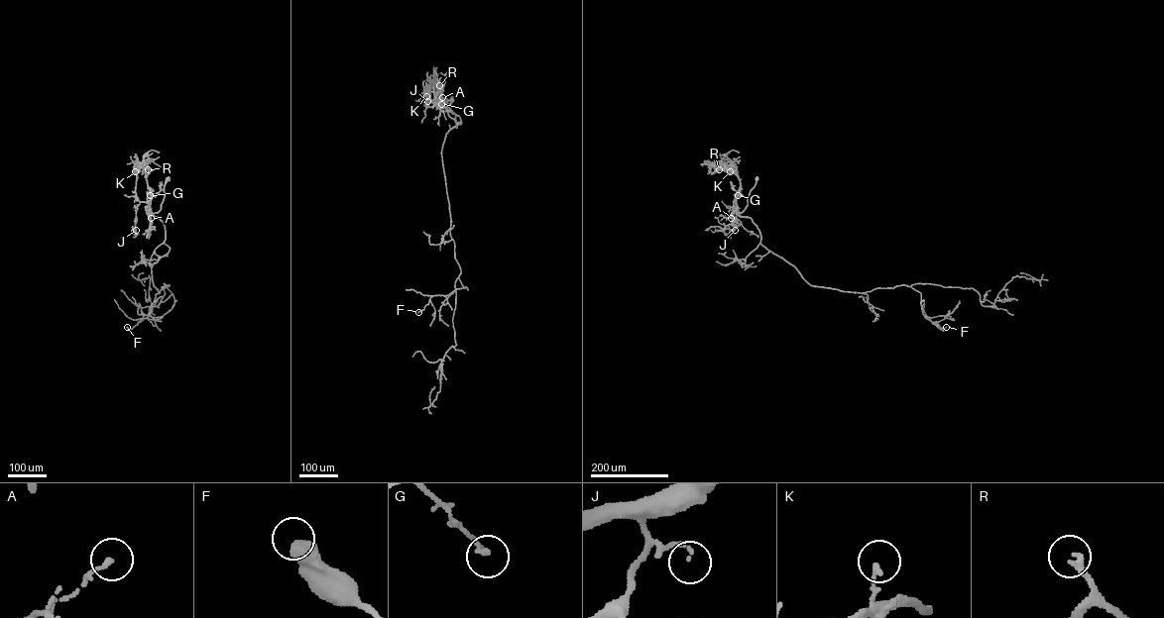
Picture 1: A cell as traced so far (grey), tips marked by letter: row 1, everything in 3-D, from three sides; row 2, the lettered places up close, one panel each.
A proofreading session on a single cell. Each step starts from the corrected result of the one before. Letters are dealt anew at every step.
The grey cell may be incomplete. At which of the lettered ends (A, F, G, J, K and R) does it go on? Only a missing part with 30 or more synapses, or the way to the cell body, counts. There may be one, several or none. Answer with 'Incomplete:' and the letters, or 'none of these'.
Incomplete: none of these

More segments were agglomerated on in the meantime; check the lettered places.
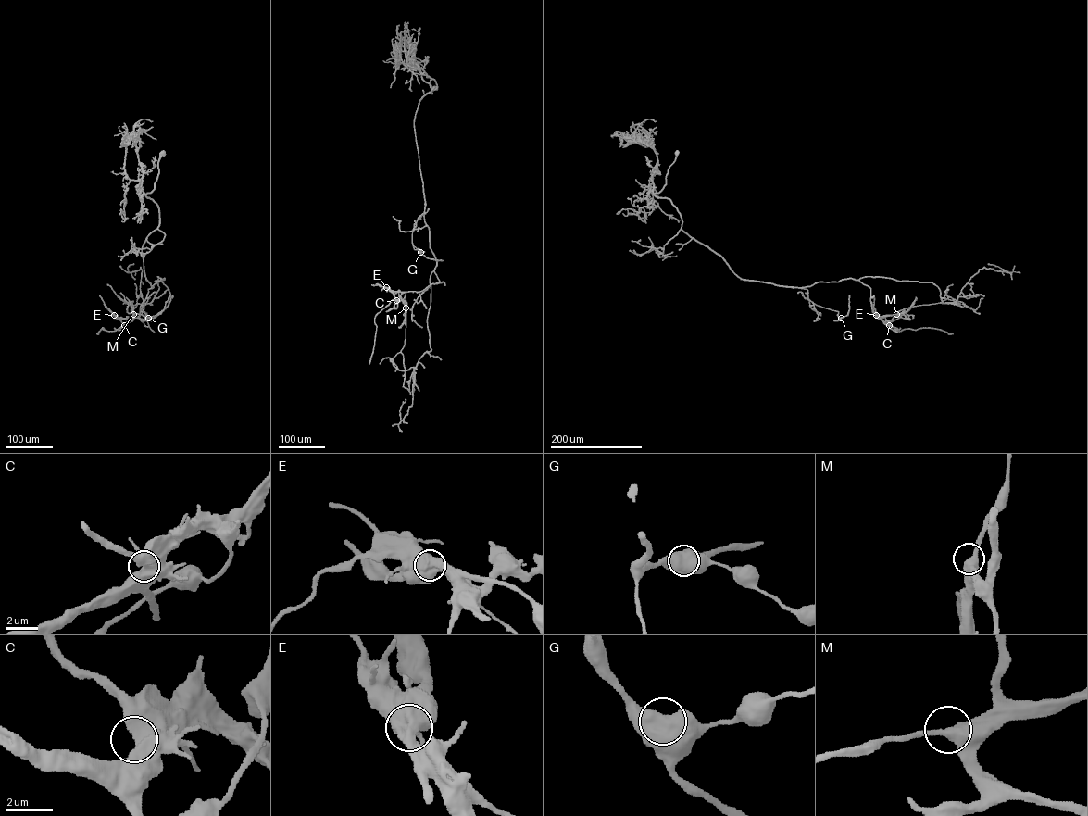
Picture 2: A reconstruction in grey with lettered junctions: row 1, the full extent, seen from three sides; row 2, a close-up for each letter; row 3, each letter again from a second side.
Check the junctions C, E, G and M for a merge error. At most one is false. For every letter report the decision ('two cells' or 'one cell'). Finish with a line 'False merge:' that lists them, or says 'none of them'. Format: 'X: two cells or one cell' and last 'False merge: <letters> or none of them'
C: one cell
E: two cells
G: one cell
M: one cell
False merge: E

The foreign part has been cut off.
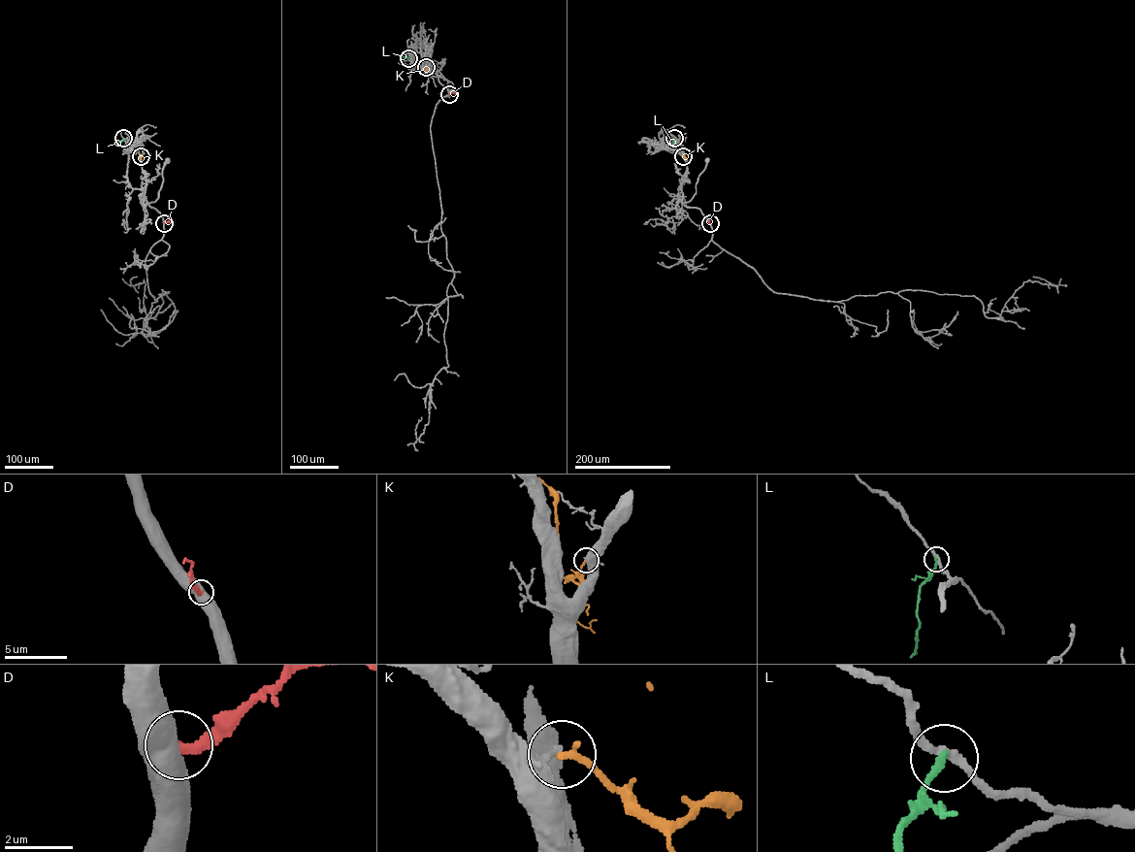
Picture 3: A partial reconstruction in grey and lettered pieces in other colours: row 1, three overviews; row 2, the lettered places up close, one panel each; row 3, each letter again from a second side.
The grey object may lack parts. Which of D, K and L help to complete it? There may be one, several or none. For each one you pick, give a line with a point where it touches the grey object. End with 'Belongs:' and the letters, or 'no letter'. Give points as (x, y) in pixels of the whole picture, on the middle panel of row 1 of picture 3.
Belongs: no letter

